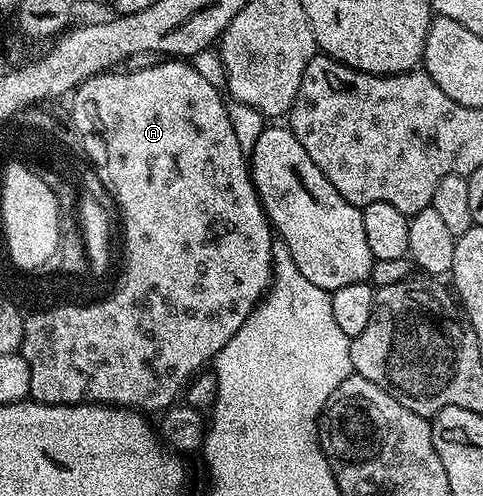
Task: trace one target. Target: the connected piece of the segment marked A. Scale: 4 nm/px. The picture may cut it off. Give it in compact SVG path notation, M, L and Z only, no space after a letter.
M167 57L162 61L163 63L155 63L152 67L139 67L136 71L120 70L119 83L117 83L117 73L109 73L109 81L113 81L113 91L115 89L123 89L123 95L119 93L119 97L123 97L123 101L119 99L113 101L111 105L107 103L99 103L95 101L95 107L91 109L93 117L99 117L95 113L101 113L103 111L103 117L107 119L107 139L109 139L109 153L111 155L111 167L117 169L111 173L111 177L101 177L97 180L98 186L107 191L111 191L111 195L115 198L115 203L119 206L119 215L123 218L123 243L127 246L127 272L123 275L123 284L116 289L112 294L106 296L105 302L102 307L91 306L86 310L61 310L55 311L54 314L43 313L35 317L33 315L27 315L23 320L23 345L21 348L21 354L23 360L29 365L29 389L31 390L30 398L36 403L60 403L61 405L77 405L78 403L104 403L107 407L125 407L128 409L134 409L140 413L156 413L162 412L164 409L172 406L176 402L175 399L184 394L185 388L196 375L200 374L204 370L203 367L214 360L217 353L221 353L221 349L225 349L225 345L229 345L229 341L237 333L237 329L241 329L241 325L245 325L245 321L251 316L252 311L255 310L257 304L262 300L263 296L267 294L271 281L273 278L273 229L267 222L267 212L263 210L262 203L259 202L259 194L255 191L255 184L251 182L251 172L249 170L249 161L245 156L245 152L241 149L241 145L237 141L237 133L233 133L233 125L229 121L229 113L227 112L228 104L223 103L224 96L221 94L220 88L215 87L209 81L205 81L205 77L201 77L201 73L197 73L194 62L184 61L179 57Z

